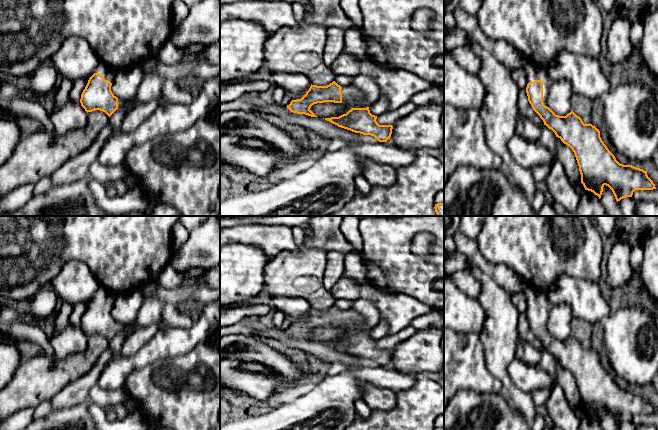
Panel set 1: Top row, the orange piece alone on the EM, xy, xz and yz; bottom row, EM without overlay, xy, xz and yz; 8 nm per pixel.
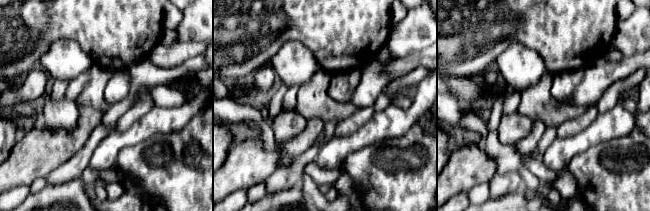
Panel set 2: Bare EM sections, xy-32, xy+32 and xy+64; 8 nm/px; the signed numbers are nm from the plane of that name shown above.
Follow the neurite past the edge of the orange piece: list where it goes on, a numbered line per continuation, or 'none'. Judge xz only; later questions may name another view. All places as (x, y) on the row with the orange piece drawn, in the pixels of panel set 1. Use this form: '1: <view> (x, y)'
1: xz (350, 94)

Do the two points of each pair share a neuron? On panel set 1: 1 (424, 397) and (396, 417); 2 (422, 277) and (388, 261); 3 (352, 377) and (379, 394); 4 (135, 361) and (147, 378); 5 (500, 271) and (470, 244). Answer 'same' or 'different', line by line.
1: same
2: same
3: different
4: different
5: same

